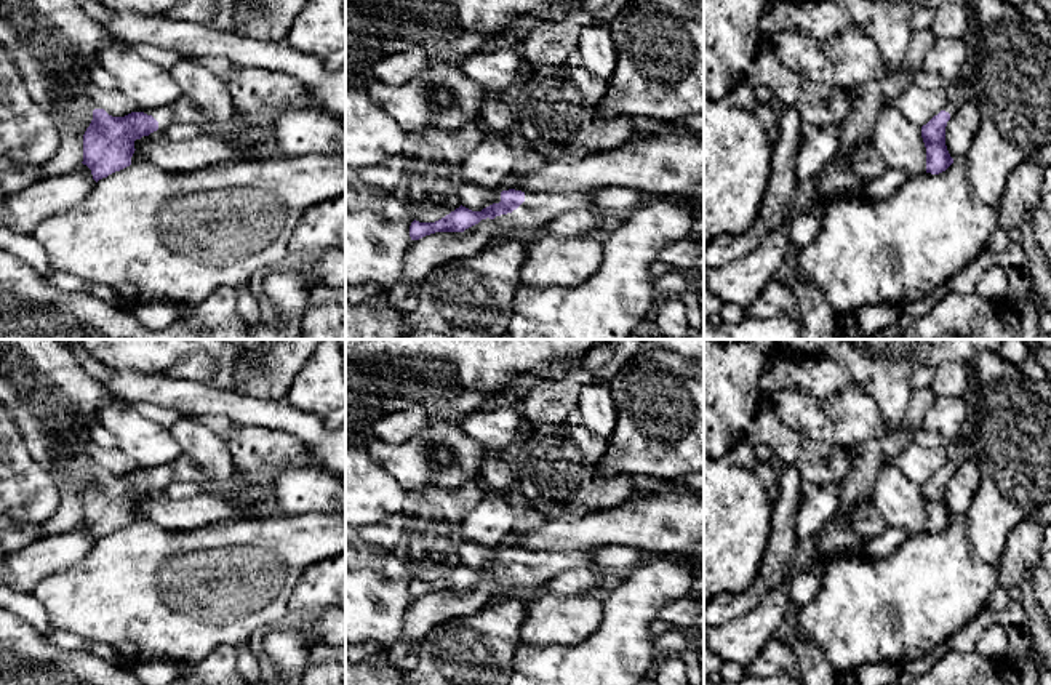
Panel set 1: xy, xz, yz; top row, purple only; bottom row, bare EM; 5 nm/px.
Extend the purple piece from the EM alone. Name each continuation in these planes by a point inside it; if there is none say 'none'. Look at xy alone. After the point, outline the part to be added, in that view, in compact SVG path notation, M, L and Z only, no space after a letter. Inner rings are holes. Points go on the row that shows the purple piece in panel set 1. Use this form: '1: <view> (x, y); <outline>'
1: xy (183, 111); M186 96L163 107L150 110L138 107L134 112L152 115L158 122L157 131L165 131L174 123L192 123L203 128L208 122L205 112Z

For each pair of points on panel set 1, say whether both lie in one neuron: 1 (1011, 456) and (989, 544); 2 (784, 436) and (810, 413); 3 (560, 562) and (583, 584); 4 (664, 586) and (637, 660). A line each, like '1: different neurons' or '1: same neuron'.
1: same neuron
2: different neurons
3: different neurons
4: same neuron

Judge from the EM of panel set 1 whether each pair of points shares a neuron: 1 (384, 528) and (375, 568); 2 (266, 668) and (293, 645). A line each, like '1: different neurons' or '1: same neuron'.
1: different neurons
2: different neurons

